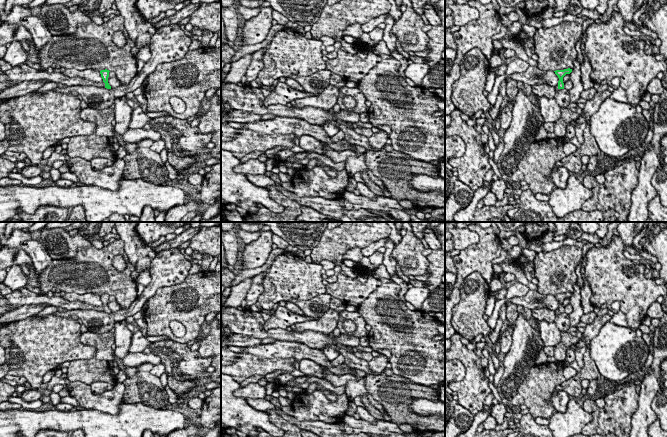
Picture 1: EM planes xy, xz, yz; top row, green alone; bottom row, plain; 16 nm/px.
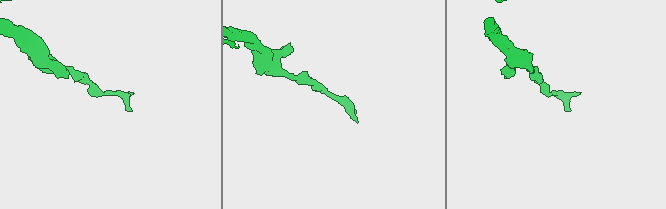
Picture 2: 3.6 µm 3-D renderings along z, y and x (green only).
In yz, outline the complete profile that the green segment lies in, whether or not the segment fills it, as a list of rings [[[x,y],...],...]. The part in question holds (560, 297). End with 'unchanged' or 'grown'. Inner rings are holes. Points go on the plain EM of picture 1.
[[[568,292],[568,293],[564,293],[564,294],[556,294],[554,296],[559,302],[558,313],[564,313],[563,301],[566,298],[570,298],[572,296],[572,293]]]; unchanged

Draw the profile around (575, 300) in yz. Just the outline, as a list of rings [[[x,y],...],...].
[[[578,282],[573,286],[574,291],[570,297],[570,304],[572,305],[573,311],[569,314],[571,327],[576,327],[580,323],[580,318],[584,314],[581,306],[581,288]]]

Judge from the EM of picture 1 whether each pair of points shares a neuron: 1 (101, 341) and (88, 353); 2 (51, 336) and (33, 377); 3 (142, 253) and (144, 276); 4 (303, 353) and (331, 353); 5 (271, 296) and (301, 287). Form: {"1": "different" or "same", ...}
{"1": "different", "2": "same", "3": "different", "4": "different", "5": "same"}

